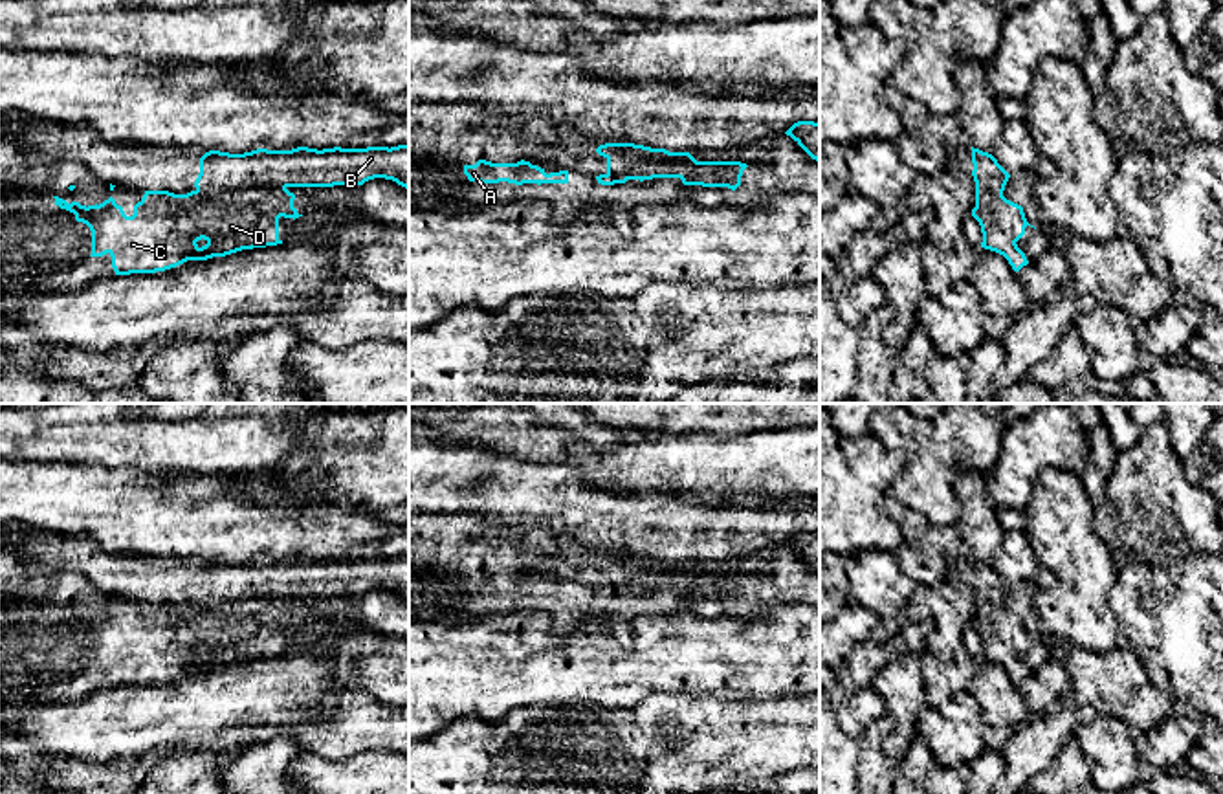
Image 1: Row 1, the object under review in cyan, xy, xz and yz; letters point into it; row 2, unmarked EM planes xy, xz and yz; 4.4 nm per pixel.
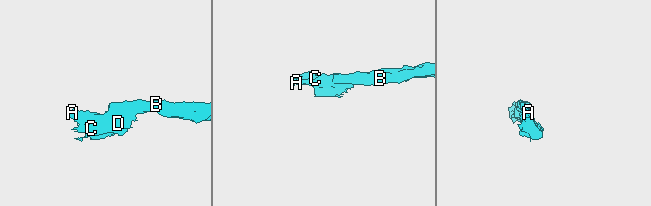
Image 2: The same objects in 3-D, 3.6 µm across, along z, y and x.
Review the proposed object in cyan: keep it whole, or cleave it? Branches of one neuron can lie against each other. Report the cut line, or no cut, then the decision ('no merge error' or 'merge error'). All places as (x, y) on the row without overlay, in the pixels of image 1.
xz (605, 567), (629, 563), (695, 573) | merge error

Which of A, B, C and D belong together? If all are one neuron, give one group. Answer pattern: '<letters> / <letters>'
A C D / B

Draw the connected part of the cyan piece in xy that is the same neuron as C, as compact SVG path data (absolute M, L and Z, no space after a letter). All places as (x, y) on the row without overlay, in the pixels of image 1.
M286 598L187 605L145 601L132 627L112 607L88 618L53 609L55 616L90 638L90 667L108 664L116 686L156 684L187 671L277 656L282 655L279 629L303 627Z

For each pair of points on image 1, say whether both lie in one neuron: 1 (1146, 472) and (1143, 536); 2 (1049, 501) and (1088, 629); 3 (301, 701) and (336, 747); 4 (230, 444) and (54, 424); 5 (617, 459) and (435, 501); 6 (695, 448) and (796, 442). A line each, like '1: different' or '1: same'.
1: same
2: same
3: different
4: same
5: different
6: same

